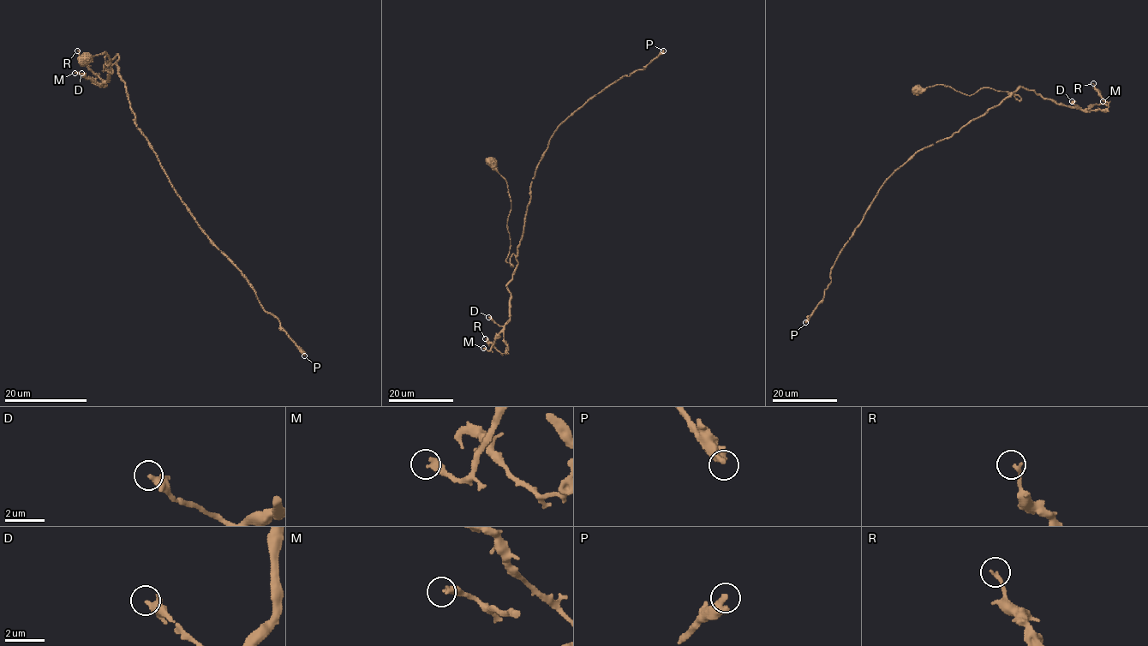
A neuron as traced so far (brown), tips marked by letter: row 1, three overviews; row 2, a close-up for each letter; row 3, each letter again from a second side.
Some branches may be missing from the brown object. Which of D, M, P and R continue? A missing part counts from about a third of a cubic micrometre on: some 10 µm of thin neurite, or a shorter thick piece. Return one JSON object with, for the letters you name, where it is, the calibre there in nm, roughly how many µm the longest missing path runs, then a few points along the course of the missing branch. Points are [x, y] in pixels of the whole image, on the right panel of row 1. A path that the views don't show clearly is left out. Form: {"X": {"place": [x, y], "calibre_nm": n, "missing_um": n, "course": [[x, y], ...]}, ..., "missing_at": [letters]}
{"D": {"place": [1072, 101], "calibre_nm": 300, "missing_um": 10, "course": [[1072, 101], [1051, 90], [1046, 93]]}, "P": {"place": [805, 322], "calibre_nm": 420, "missing_um": 45}, "missing_at": ["D", "P"]}

